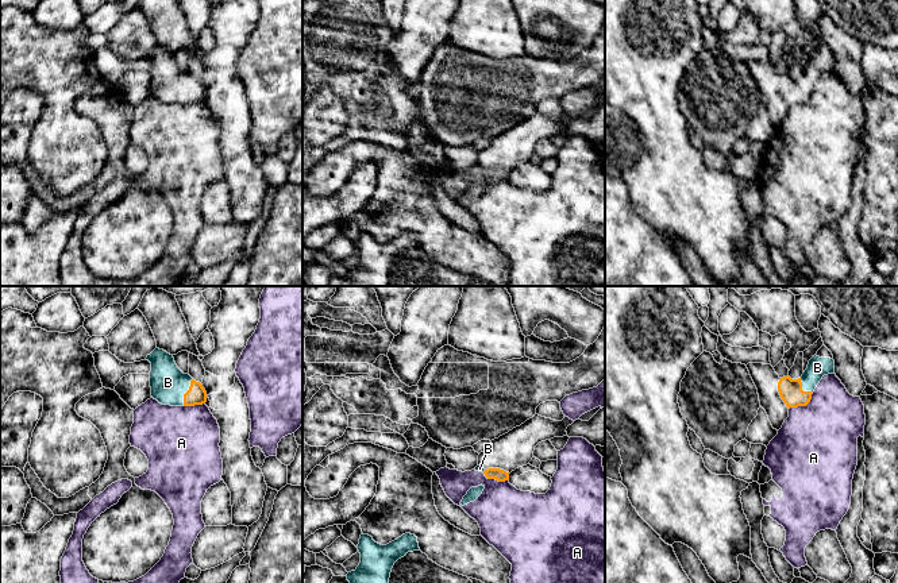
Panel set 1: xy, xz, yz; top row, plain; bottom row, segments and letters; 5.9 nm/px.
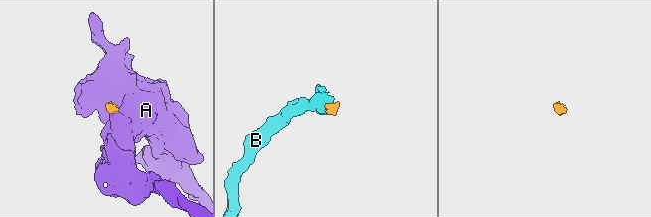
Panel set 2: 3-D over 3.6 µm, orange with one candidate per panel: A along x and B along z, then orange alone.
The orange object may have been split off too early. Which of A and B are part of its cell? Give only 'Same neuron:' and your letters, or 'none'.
Same neuron: B

